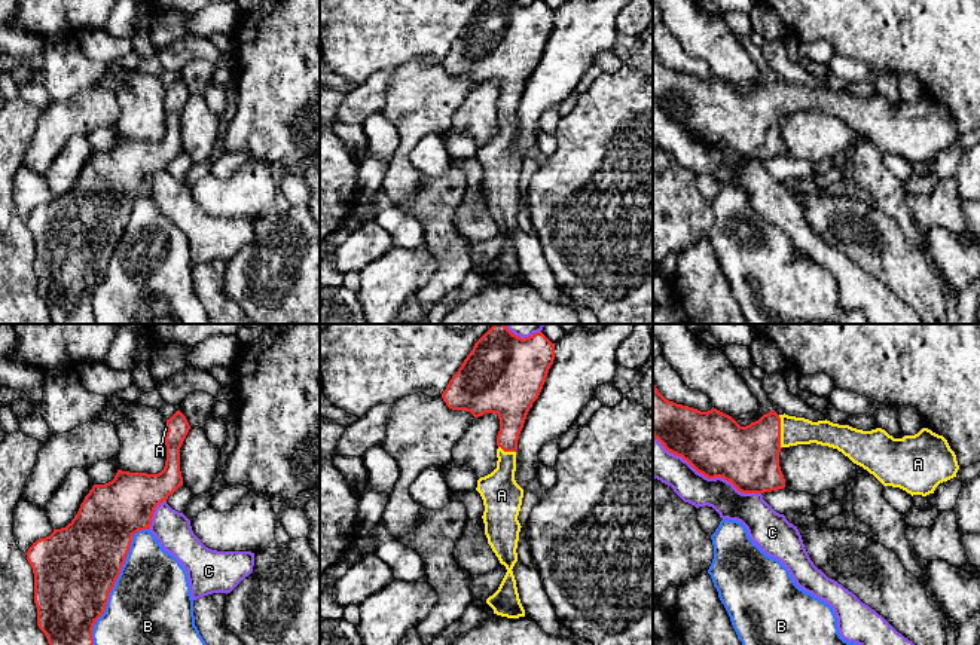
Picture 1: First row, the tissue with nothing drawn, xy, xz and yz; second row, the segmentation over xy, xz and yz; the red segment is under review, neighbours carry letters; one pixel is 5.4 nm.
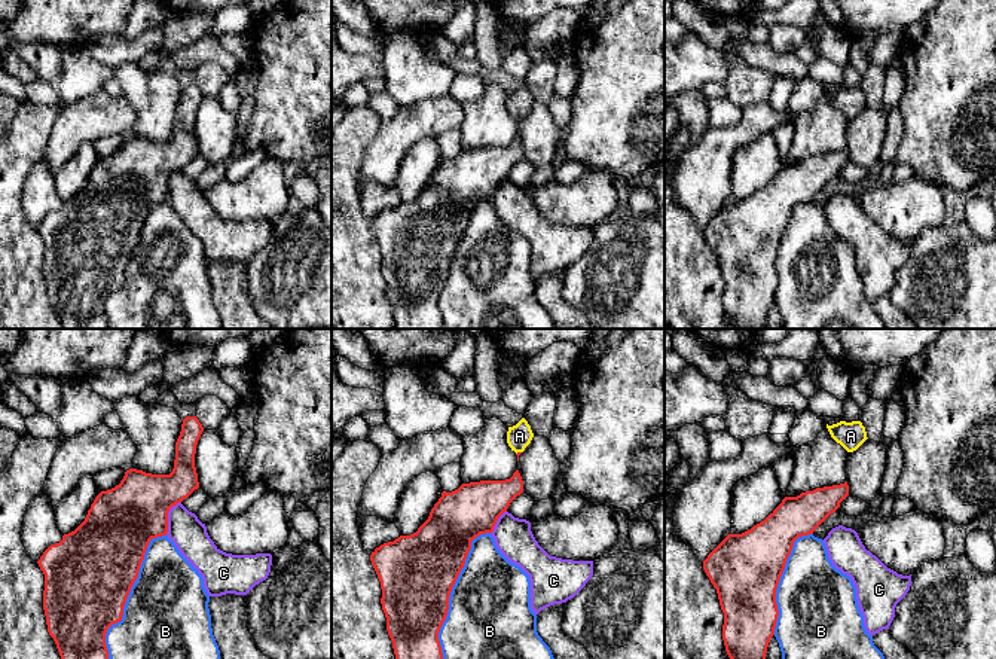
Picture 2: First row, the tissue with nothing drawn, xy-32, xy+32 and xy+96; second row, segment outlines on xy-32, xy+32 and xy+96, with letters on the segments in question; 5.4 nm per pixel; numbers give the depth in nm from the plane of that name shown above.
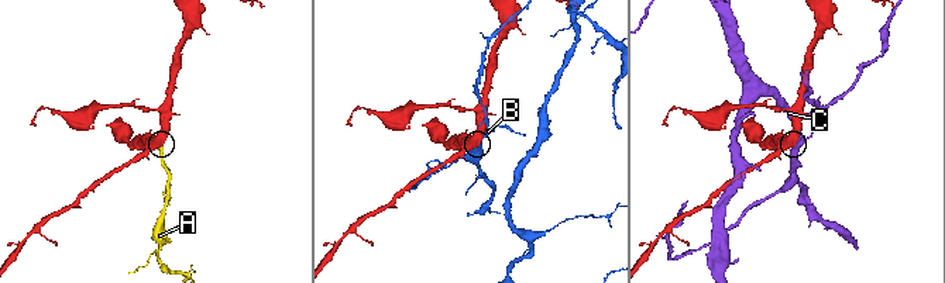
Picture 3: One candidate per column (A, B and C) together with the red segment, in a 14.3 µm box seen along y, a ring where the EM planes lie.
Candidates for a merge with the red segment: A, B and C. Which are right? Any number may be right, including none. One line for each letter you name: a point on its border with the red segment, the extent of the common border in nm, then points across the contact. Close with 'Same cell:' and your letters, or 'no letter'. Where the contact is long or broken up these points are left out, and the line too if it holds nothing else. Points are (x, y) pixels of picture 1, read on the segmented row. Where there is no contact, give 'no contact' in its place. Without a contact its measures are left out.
A: yz (779, 431) | 180 nm | across yz (748, 456), (779, 431), (794, 431)
Same cell: A

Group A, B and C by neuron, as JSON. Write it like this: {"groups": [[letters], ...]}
{"groups": [["A"], ["B"], ["C"]]}

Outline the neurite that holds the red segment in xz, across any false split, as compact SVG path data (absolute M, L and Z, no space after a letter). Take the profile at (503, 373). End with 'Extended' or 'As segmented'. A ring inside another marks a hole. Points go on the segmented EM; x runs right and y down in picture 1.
M494 324L474 343L442 394L443 401L452 410L465 410L474 418L483 416L485 413L497 413L500 419L497 468L477 480L476 490L480 493L485 505L482 519L488 544L500 563L507 569L498 590L486 599L486 603L494 609L494 614L507 618L525 617L512 571L518 562L516 548L522 528L518 516L523 498L523 489L515 480L518 440L526 415L543 389L553 360L555 343L541 331L522 339L513 334L506 324Z. Extended

